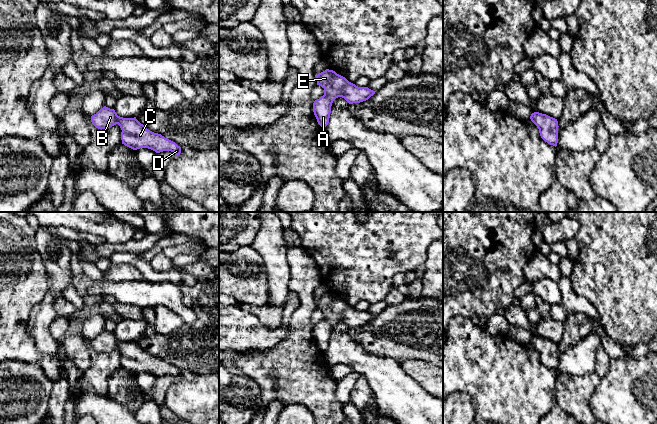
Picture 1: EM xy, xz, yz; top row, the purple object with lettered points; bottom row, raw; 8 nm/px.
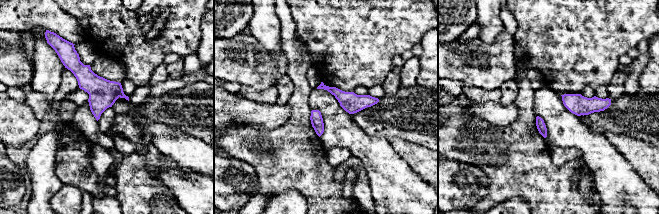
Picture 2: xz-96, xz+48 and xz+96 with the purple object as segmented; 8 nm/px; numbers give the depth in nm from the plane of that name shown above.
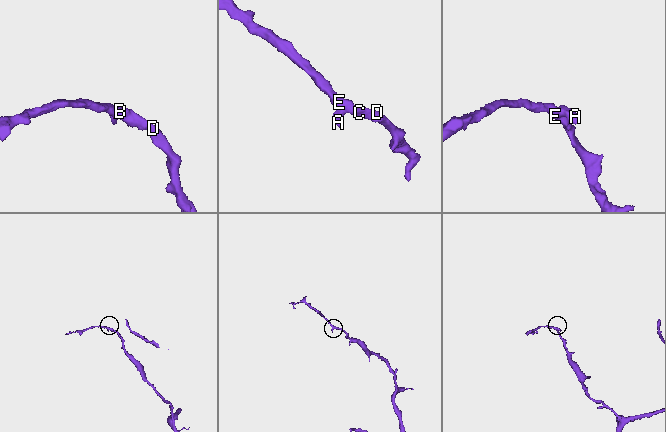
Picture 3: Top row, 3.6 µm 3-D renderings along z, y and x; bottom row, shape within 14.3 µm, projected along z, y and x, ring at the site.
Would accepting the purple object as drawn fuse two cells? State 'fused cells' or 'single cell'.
single cell

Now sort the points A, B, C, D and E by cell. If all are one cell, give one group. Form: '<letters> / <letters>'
A B C D E

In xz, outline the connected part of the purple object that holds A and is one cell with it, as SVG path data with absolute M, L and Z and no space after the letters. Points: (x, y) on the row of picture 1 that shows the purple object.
M329 69L315 75L315 77L317 85L324 89L324 95L314 101L313 112L318 124L323 129L329 123L331 106L336 98L342 97L349 104L360 103L368 100L376 92L368 87L358 87Z

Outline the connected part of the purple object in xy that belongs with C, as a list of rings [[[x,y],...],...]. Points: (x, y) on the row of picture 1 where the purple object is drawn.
[[[106,106],[91,116],[91,122],[98,129],[108,129],[118,124],[122,130],[122,144],[133,150],[148,148],[156,153],[171,151],[175,156],[181,153],[180,146],[161,134],[148,130],[136,117],[120,117],[114,109],[110,109]]]

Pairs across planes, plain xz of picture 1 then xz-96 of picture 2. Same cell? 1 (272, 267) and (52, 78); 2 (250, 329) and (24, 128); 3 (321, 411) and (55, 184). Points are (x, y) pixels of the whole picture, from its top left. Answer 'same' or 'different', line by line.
1: same
2: same
3: different

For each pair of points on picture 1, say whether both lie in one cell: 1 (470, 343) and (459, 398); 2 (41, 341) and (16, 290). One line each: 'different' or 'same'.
1: different
2: different

